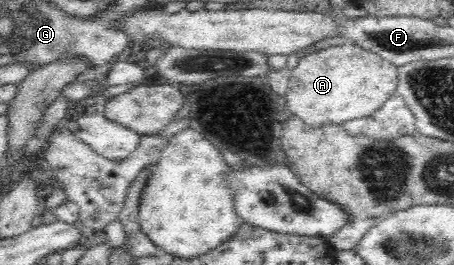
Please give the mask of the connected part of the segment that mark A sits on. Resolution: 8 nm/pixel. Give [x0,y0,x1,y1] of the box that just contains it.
[286,43,398,128]

